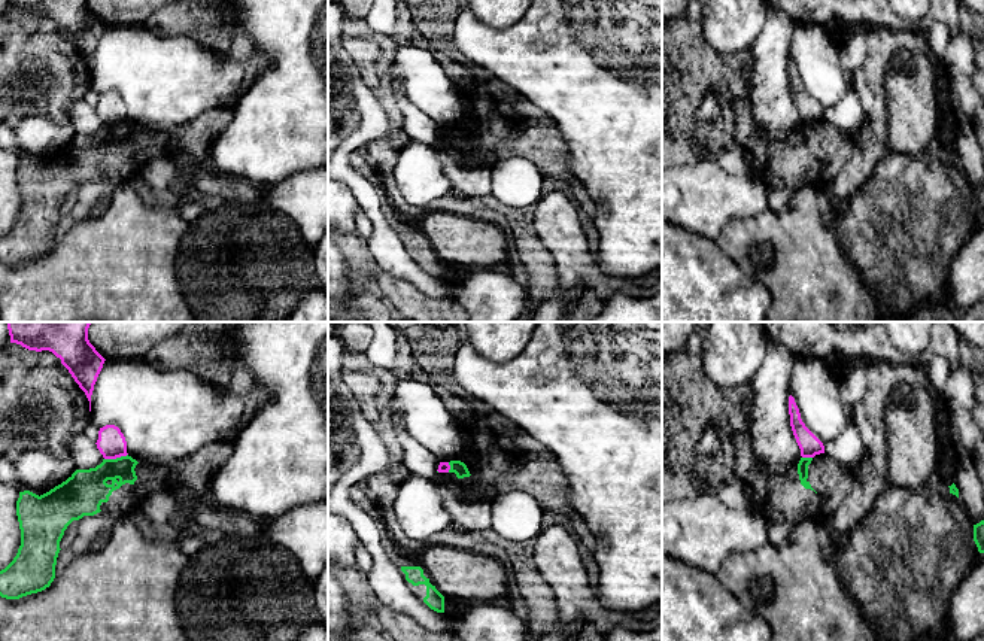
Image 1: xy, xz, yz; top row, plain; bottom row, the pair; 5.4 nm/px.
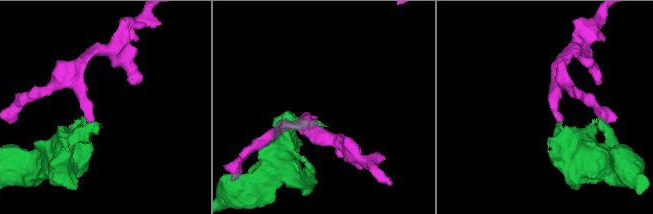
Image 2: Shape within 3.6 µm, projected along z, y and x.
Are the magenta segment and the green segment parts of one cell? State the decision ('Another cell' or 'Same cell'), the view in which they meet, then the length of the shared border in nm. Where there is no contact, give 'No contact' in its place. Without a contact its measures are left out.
Another cell. Touches magenta in xy. Shared border 130 nm

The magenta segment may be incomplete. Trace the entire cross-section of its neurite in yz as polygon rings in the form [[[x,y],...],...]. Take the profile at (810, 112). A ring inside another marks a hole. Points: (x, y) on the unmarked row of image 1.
[[[792,61],[789,63],[789,80],[793,101],[801,115],[801,122],[814,124],[816,121],[824,119],[823,109],[802,88],[799,75]]]

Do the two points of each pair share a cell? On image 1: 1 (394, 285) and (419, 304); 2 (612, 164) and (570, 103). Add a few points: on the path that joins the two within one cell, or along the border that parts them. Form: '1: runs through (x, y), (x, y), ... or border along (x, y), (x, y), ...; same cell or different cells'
1: runs through (400, 291), (413, 304); same cell
2: runs through (612, 149), (612, 145), (585, 118); same cell

